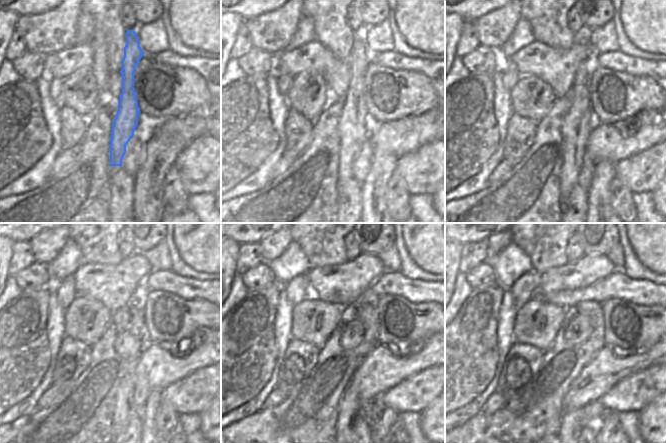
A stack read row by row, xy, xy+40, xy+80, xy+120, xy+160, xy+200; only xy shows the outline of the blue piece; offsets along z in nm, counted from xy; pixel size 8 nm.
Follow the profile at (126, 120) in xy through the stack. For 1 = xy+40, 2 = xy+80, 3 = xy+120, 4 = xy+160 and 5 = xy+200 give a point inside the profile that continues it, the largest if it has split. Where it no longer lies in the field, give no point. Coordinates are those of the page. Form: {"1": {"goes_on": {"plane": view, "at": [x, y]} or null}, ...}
{"1": {"goes_on": {"plane": "xy+40", "at": [351, 131]}}, "2": {"goes_on": {"plane": "xy+80", "at": [576, 128]}}, "3": {"goes_on": {"plane": "xy+120", "at": [130, 348]}}, "4": {"goes_on": {"plane": "xy+160", "at": [349, 412]}}, "5": {"goes_on": {"plane": "xy+200", "at": [572, 423]}}}

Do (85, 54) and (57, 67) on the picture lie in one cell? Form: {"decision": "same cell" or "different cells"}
{"decision": "same cell"}

